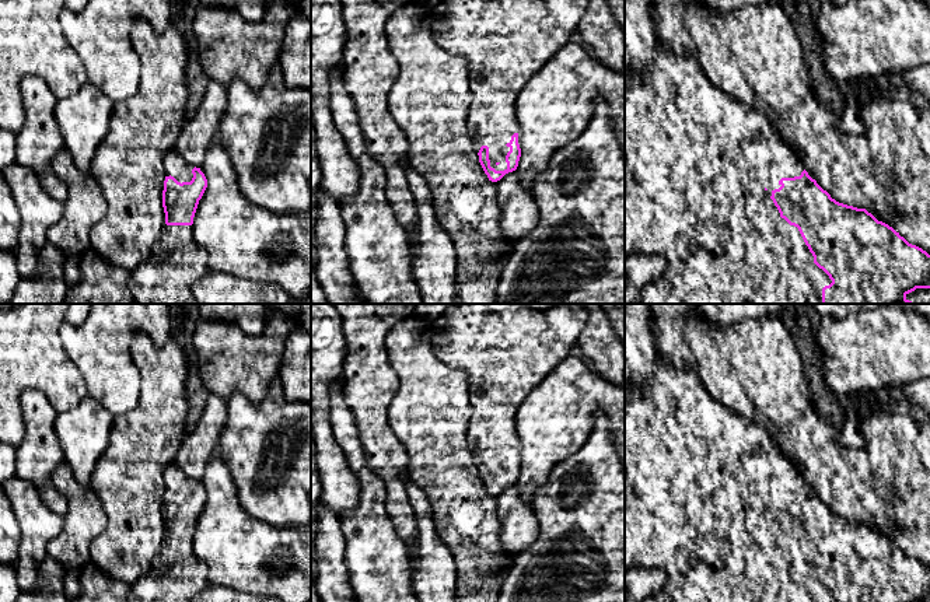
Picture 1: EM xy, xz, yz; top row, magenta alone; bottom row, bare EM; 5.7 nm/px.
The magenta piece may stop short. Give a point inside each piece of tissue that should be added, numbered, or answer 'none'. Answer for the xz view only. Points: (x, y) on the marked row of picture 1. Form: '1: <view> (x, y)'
1: xz (504, 42)

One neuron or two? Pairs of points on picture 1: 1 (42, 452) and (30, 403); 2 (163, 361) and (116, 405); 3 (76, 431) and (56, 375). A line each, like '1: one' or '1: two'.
1: one
2: two
3: two

